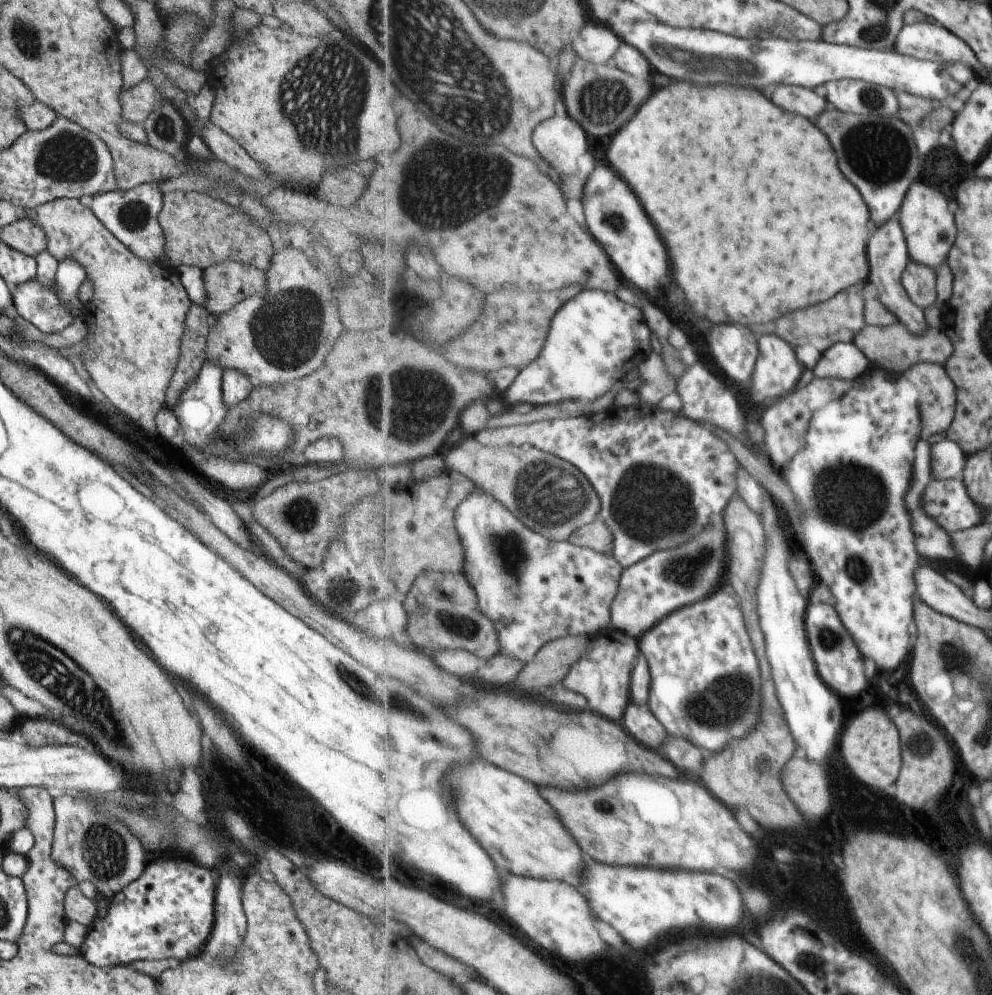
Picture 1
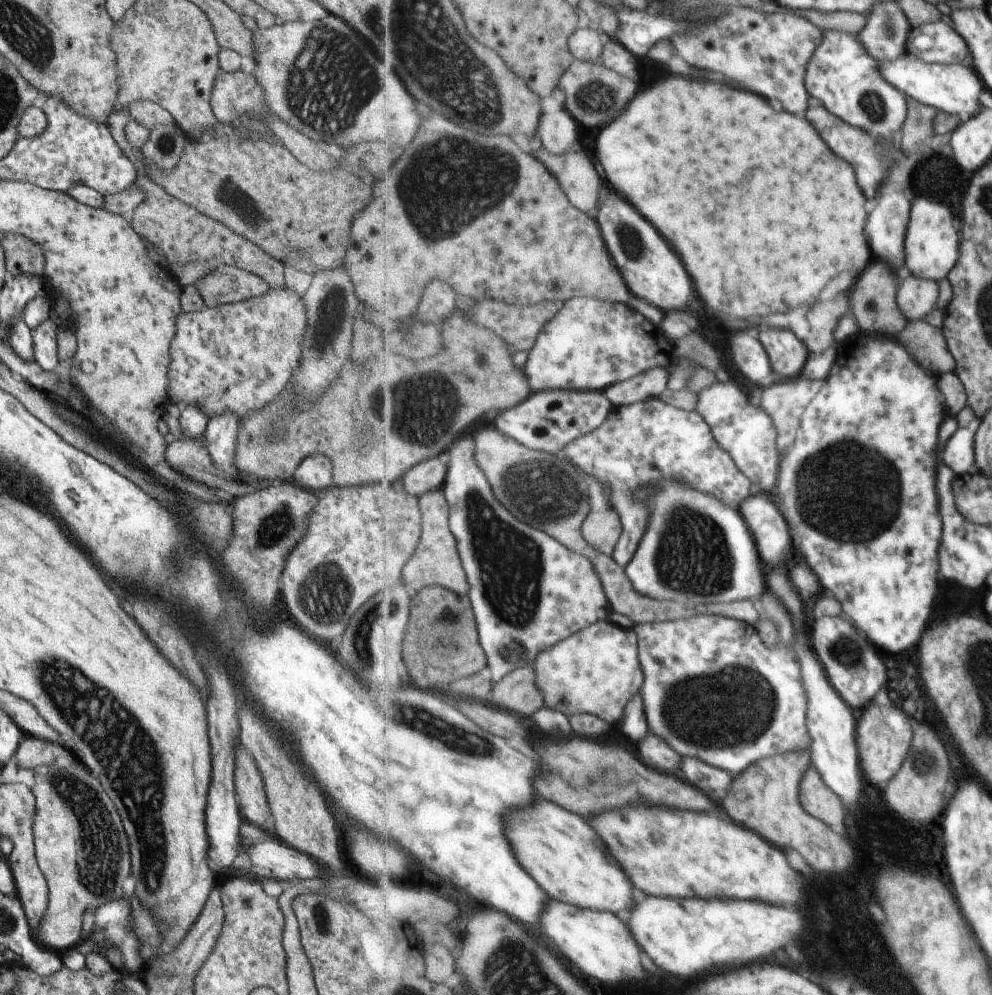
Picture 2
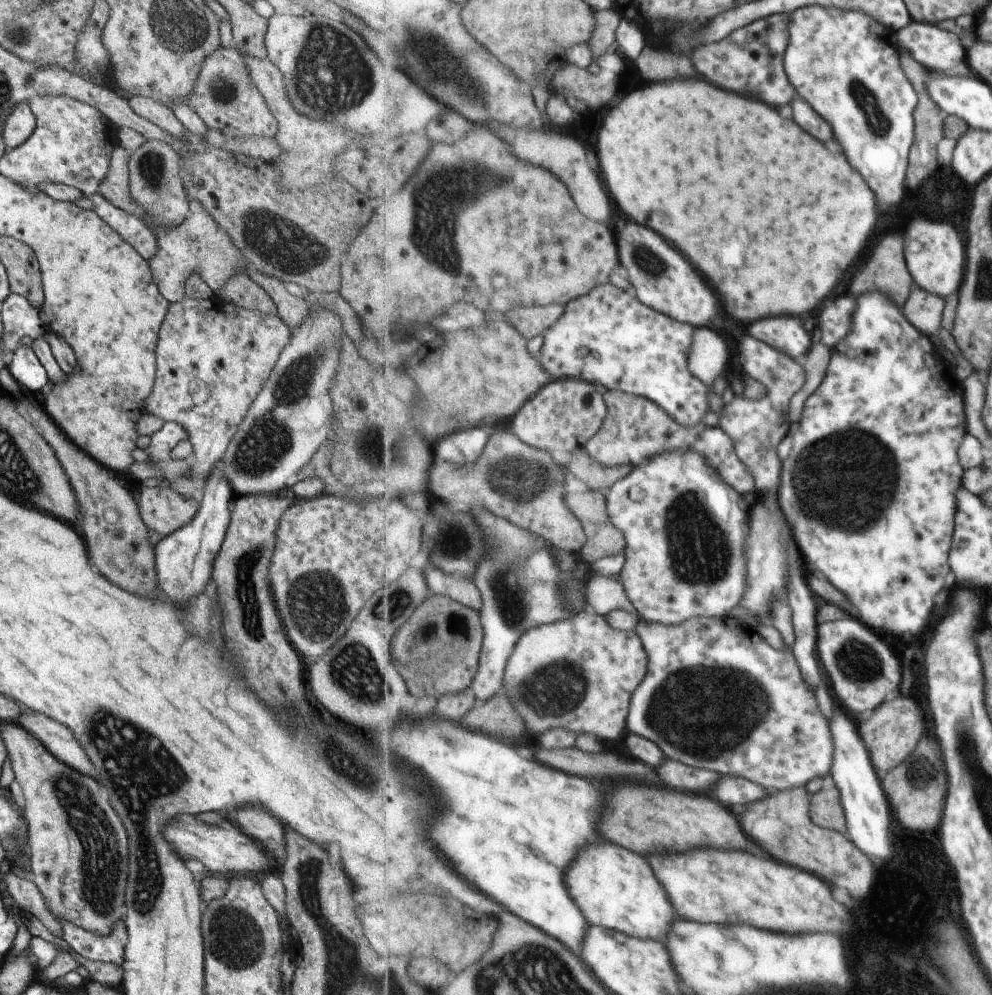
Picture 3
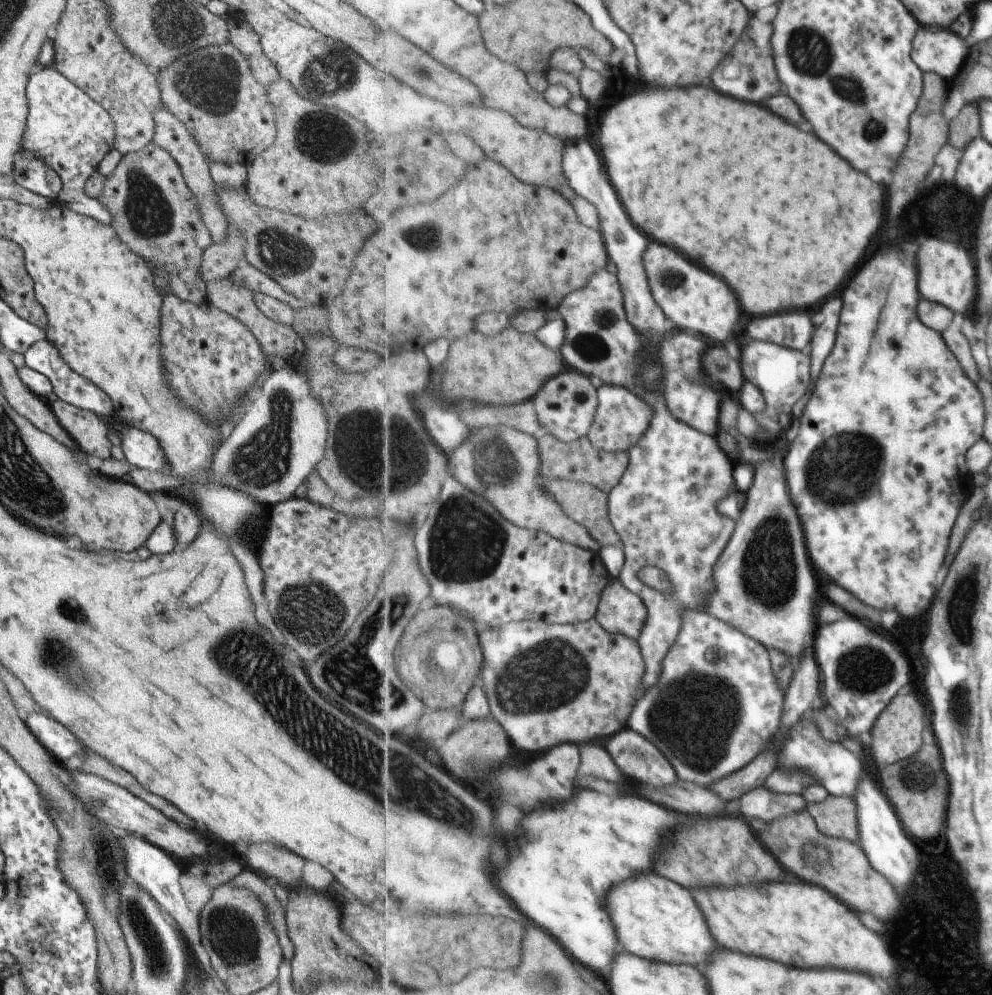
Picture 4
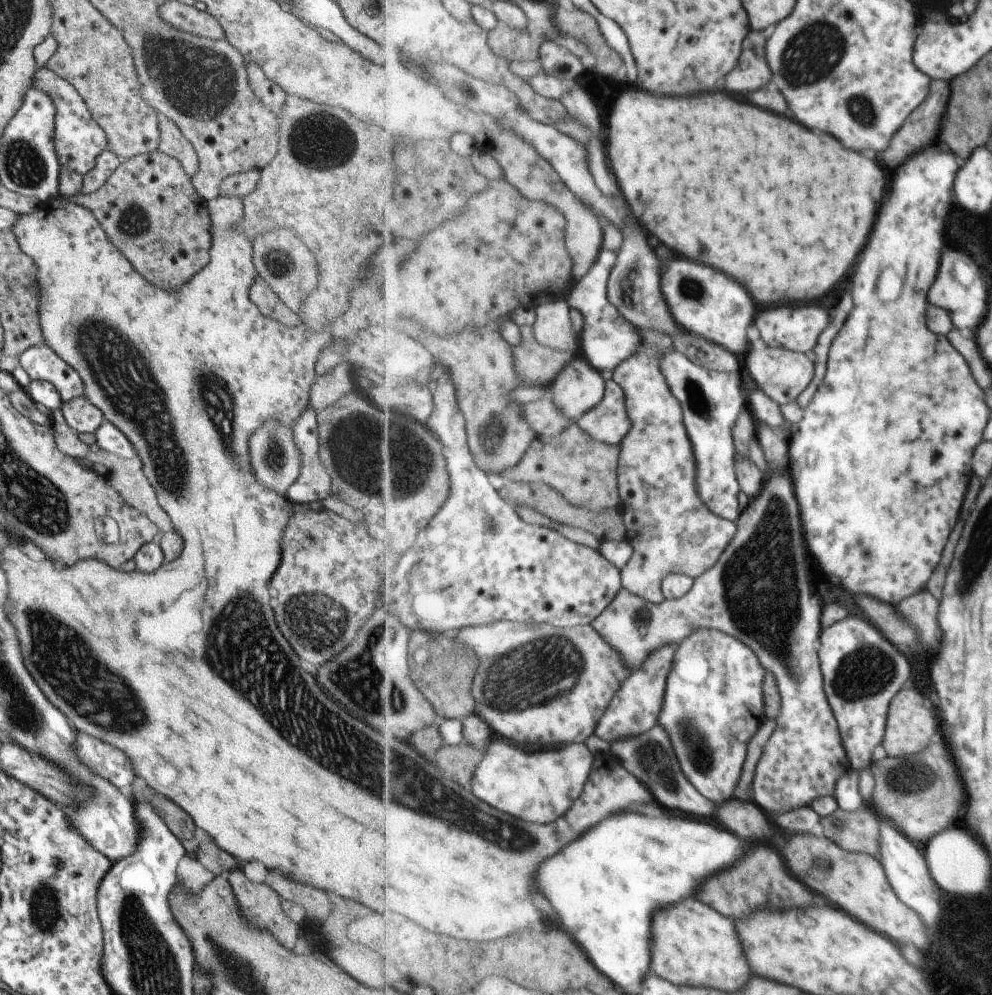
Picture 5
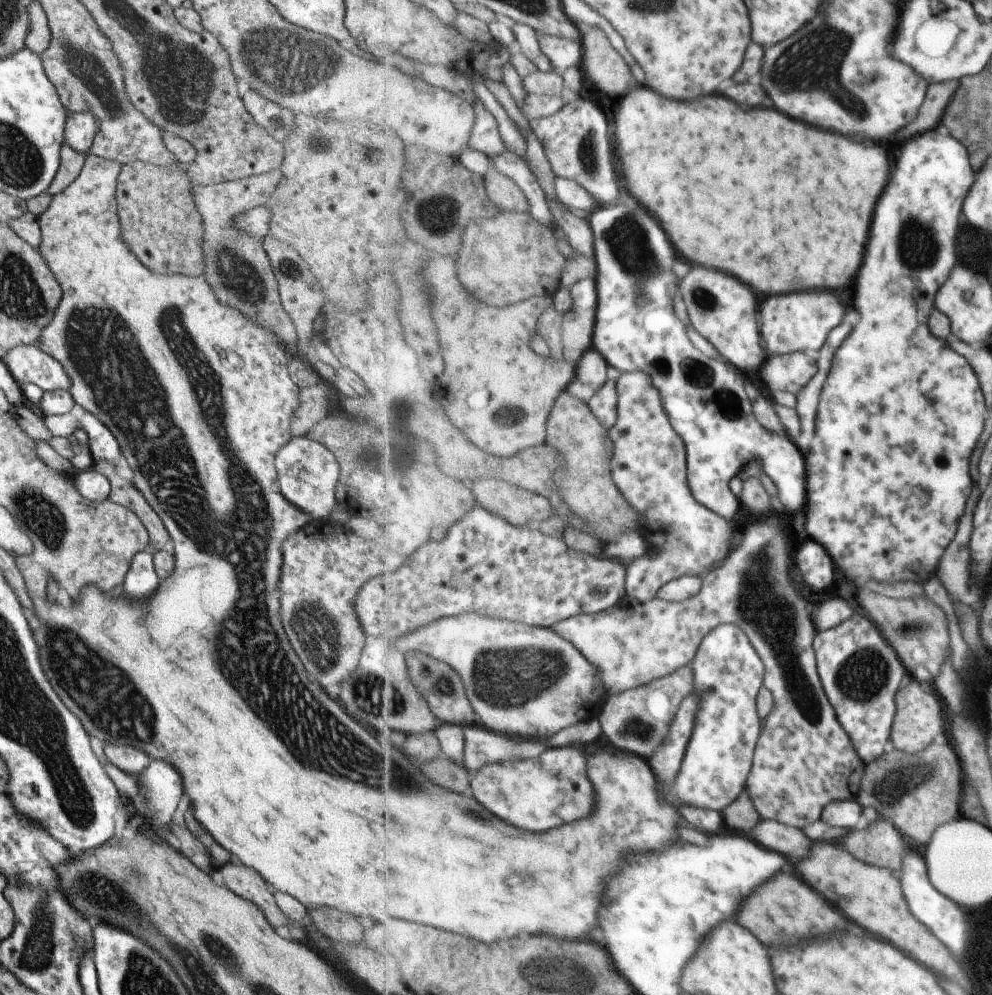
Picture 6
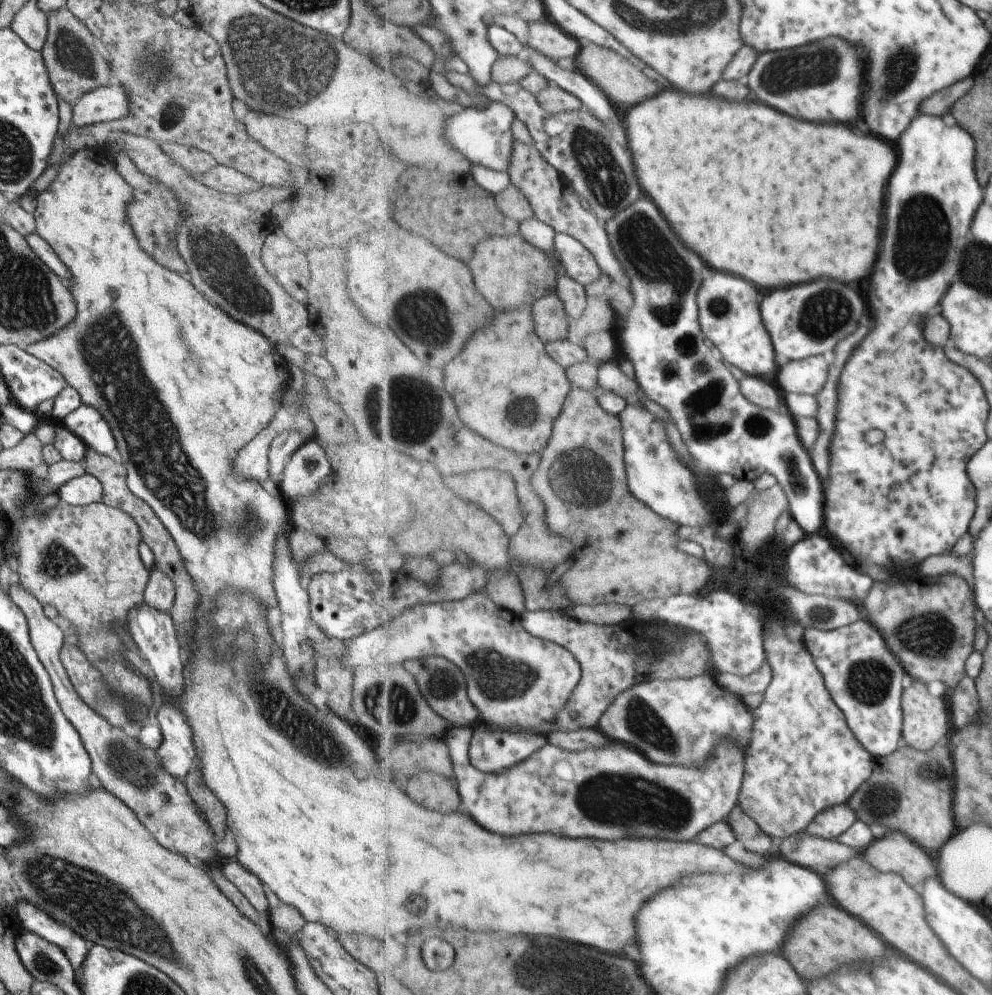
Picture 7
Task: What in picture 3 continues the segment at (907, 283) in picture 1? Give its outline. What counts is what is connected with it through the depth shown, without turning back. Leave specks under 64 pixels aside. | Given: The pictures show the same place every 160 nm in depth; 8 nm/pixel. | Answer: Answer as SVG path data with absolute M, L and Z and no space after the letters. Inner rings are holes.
M917 287L912 291L904 306L904 314L924 335L937 335L943 322L945 300L938 294Z

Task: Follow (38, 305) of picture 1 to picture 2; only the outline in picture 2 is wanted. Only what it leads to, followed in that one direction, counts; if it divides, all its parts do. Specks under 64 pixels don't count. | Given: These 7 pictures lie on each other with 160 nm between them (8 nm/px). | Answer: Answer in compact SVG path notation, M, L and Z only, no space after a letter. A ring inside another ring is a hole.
M49 318L42 320L32 331L32 353L34 360L44 371L53 370L57 364L56 324Z

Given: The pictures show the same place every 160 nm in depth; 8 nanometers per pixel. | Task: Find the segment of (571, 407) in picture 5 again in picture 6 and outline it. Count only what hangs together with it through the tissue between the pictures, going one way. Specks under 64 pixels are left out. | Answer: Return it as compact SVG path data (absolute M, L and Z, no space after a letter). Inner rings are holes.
M593 348L587 354L583 354L579 364L575 363L575 366L577 370L576 381L599 390L608 382L607 372L609 372L609 366L612 365L601 350L597 352Z

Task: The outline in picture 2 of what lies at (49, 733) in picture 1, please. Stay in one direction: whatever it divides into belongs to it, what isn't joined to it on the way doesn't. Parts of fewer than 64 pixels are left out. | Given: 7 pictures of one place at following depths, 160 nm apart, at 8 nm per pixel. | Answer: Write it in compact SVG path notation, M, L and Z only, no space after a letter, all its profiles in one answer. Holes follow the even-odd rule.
M23 735L23 741L15 749L16 767L20 773L51 763L69 763L73 754L67 746L48 740Z

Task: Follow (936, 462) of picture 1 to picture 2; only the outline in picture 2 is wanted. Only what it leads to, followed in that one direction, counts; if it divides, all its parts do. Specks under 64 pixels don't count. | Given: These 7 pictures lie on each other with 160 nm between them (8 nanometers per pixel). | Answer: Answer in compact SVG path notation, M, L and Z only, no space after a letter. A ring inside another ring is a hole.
M973 425L957 429L949 439L942 454L956 475L964 475L975 469L976 464L976 430Z

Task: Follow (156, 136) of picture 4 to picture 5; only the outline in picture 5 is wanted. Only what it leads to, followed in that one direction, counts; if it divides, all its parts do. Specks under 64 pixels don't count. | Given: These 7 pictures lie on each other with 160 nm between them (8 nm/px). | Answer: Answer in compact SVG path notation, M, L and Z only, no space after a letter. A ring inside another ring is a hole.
M158 118L159 142L157 151L175 158L181 164L183 171L191 176L197 172L197 158L192 146L183 138L177 126L169 119Z

